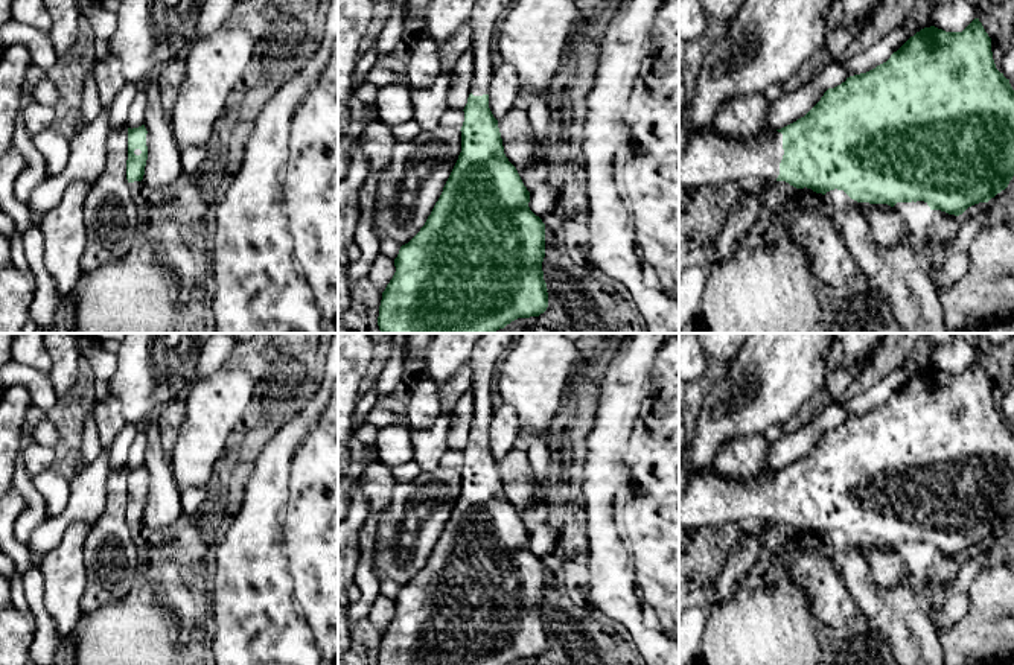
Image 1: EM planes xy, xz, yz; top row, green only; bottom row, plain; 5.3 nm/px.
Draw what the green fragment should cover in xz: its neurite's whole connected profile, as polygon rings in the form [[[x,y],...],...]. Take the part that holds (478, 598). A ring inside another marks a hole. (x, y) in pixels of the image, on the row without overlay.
[[[483,333],[474,345],[469,364],[474,415],[463,450],[461,493],[425,566],[400,587],[394,600],[396,613],[382,633],[378,665],[510,665],[518,659],[539,657],[548,648],[548,630],[542,612],[545,565],[528,548],[530,533],[504,495],[498,461],[489,449],[489,429],[495,409],[493,382],[513,339],[515,333]]]

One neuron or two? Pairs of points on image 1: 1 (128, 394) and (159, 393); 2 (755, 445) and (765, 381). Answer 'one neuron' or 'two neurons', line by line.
1: one neuron
2: two neurons

